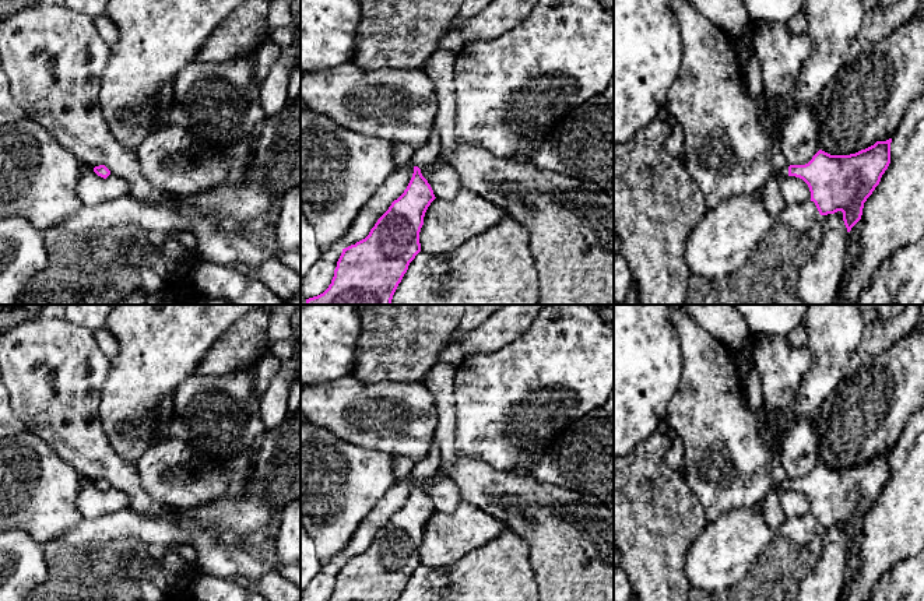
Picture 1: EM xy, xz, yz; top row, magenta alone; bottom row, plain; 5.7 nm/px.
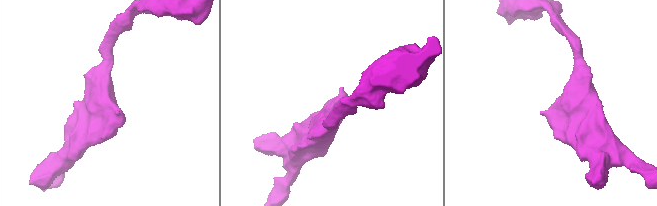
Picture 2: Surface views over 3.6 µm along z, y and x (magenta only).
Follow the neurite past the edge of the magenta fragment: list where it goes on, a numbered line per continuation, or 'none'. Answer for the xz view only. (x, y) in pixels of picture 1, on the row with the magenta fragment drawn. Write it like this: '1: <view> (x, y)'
1: xz (425, 155)

